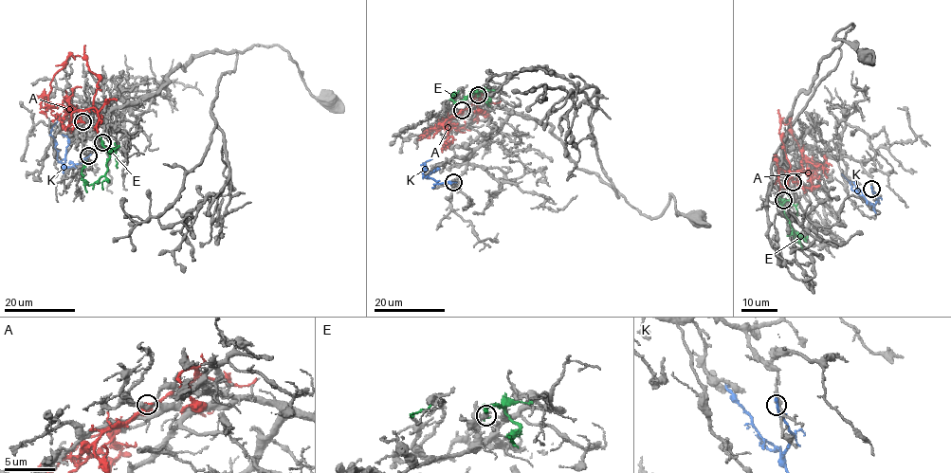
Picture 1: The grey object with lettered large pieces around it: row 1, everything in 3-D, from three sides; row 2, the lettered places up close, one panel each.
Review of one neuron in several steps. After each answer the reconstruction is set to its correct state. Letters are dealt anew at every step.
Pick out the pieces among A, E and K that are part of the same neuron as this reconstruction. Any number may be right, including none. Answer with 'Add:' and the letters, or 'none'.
Add: none

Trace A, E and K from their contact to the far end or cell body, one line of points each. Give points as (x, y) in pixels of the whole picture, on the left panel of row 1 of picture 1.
A: (82, 122), (71, 124), (71, 114), (94, 108), (99, 120), (95, 129), (99, 78), (89, 69), (85, 45)
E: (102, 142), (109, 154), (107, 172), (90, 185), (81, 173), (86, 161)
K: (89, 155), (69, 167), (58, 160), (50, 132), (57, 120)

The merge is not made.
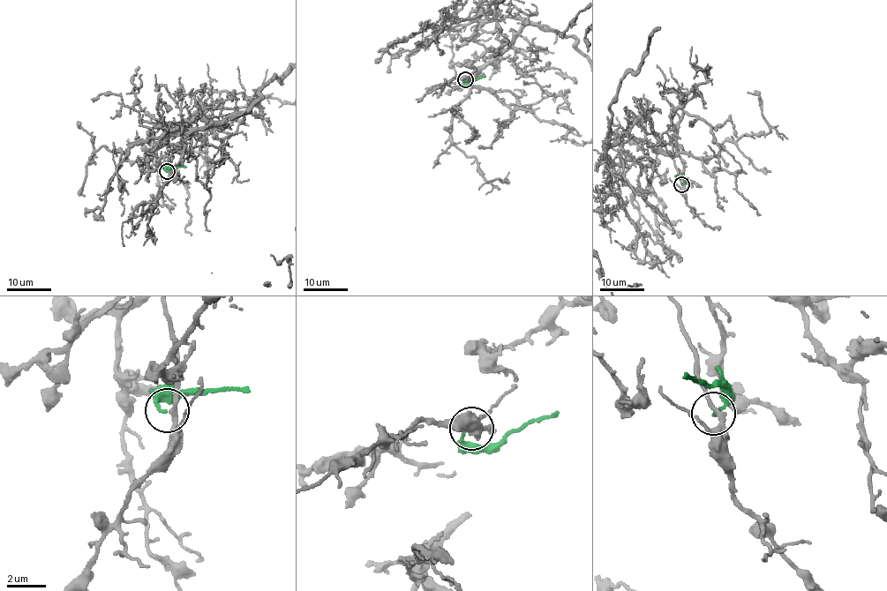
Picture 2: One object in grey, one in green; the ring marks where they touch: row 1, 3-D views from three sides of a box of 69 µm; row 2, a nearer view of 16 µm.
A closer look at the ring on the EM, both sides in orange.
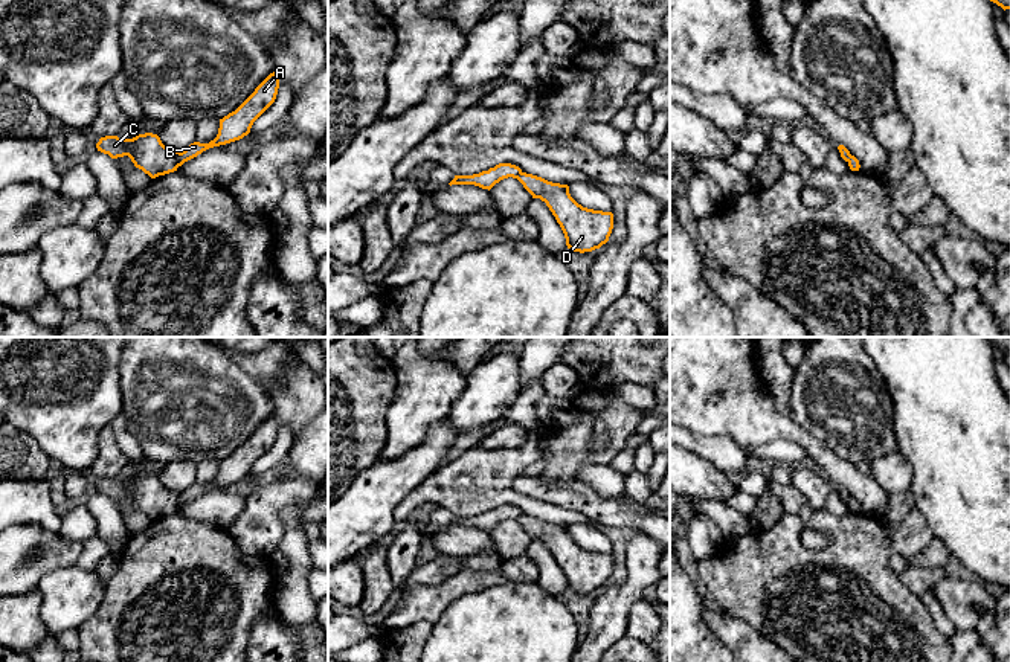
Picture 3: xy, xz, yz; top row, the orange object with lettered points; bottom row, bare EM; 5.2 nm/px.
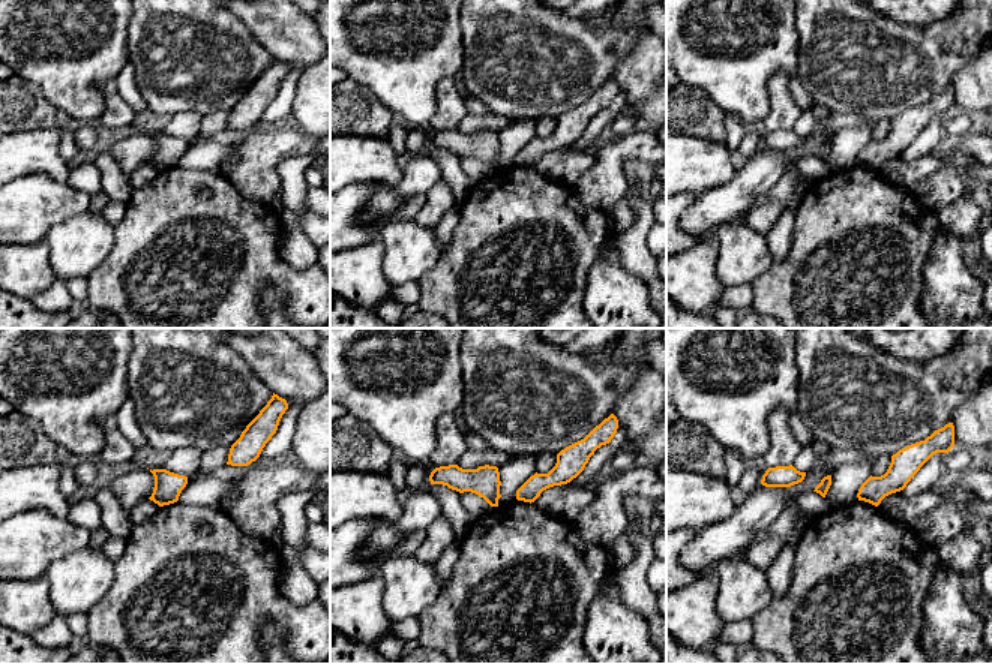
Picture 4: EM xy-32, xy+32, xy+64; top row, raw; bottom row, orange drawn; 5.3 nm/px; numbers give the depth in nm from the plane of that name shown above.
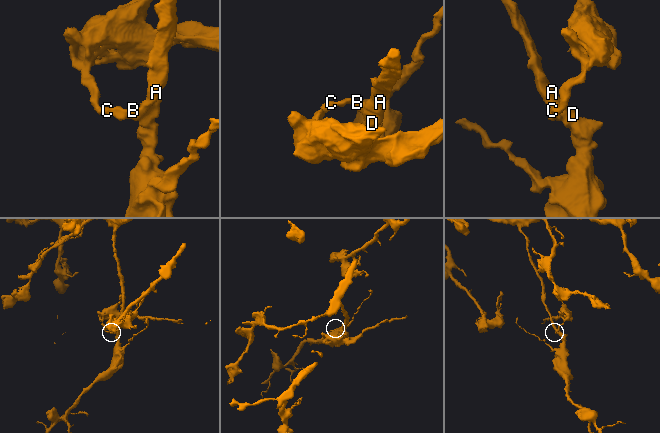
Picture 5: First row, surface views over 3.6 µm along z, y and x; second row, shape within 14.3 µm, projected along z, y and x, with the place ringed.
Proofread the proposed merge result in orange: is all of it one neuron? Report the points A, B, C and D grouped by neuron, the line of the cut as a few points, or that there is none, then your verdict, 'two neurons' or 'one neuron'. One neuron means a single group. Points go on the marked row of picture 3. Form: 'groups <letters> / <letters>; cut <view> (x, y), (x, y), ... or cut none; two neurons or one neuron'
groups A B D / C; cut xy (182, 153), (177, 165); two neurons

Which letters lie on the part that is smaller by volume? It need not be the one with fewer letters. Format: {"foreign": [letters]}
{"foreign": ["C"]}

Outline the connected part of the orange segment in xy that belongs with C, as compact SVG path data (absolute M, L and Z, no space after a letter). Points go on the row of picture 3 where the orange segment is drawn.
M153 133L137 134L133 139L117 136L101 137L96 143L98 151L111 159L128 156L136 168L151 178L177 171L180 151L168 148L160 137Z

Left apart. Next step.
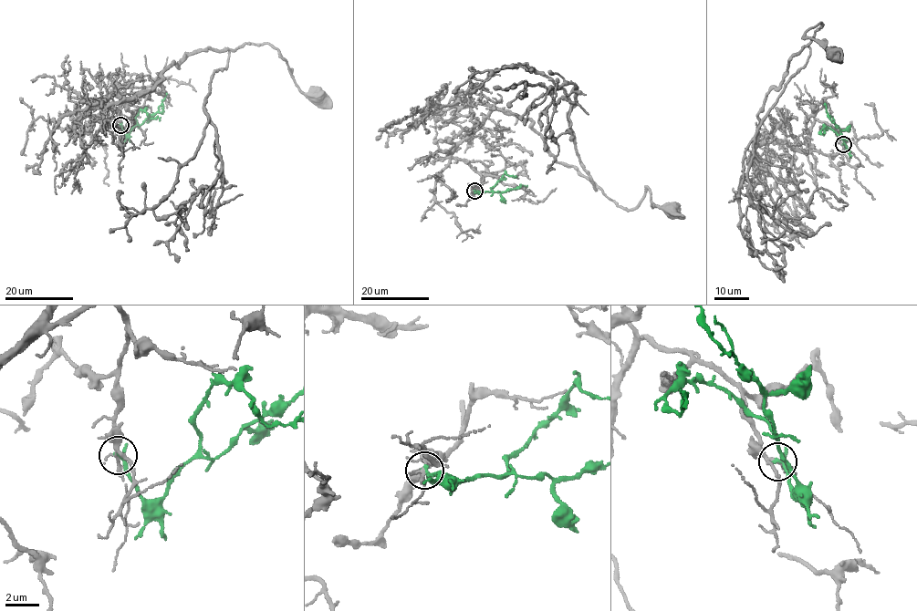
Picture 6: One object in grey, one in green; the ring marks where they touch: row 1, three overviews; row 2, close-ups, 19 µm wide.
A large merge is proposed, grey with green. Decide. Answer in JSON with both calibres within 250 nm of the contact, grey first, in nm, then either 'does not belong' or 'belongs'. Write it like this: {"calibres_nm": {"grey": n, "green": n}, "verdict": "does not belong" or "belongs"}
{"calibres_nm": {"grey": 180, "green": 280}, "verdict": "does not belong"}

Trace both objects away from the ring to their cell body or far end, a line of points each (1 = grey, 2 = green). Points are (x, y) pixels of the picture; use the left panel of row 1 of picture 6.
1: (119, 124), (116, 89), (88, 108), (115, 92), (141, 95), (209, 48), (268, 44), (316, 96)
2: (119, 124), (128, 133), (135, 125), (140, 125), (146, 119), (161, 112), (166, 92)

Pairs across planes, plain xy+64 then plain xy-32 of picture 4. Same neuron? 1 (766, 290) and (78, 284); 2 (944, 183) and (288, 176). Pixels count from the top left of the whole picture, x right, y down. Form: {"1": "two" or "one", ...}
{"1": "two", "2": "two"}

